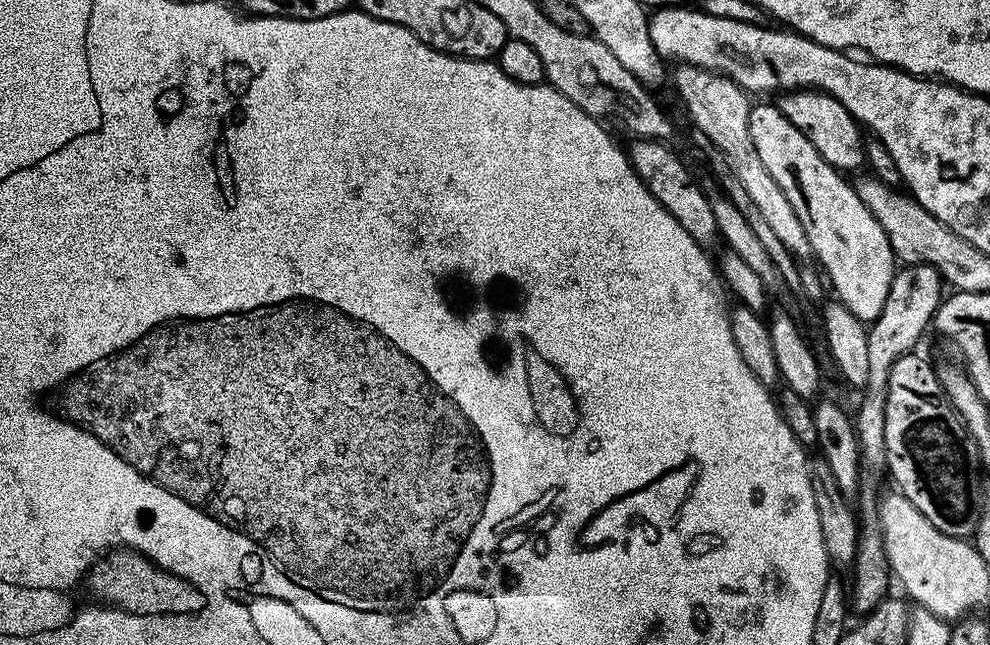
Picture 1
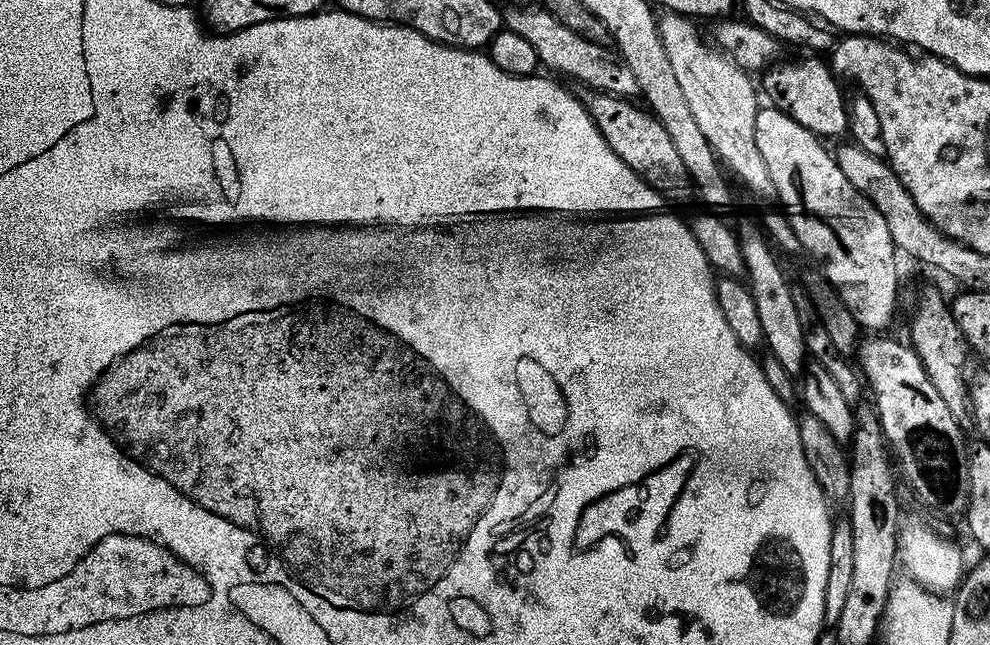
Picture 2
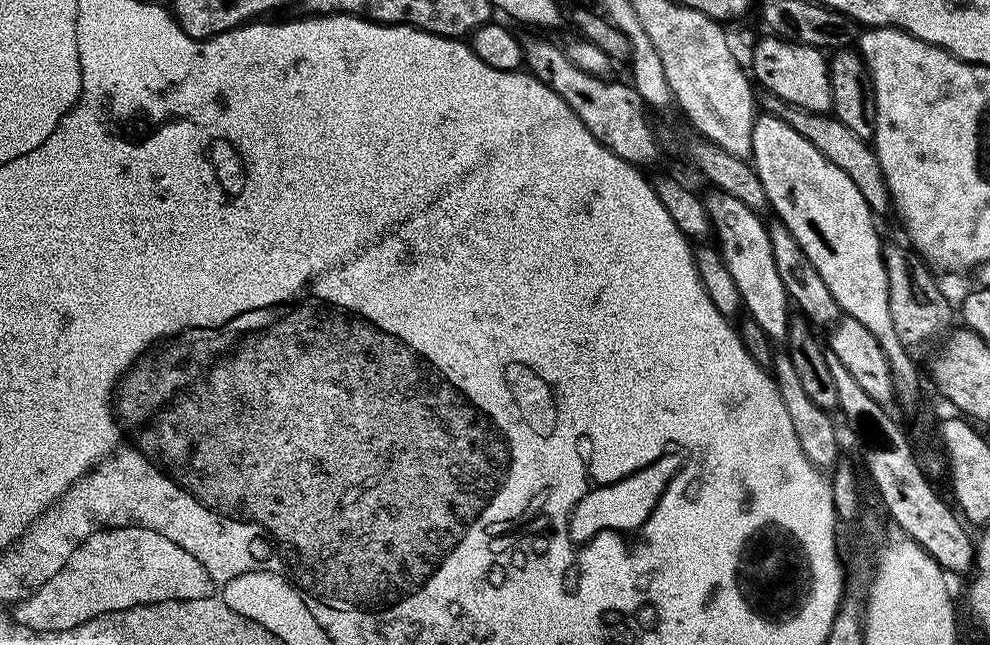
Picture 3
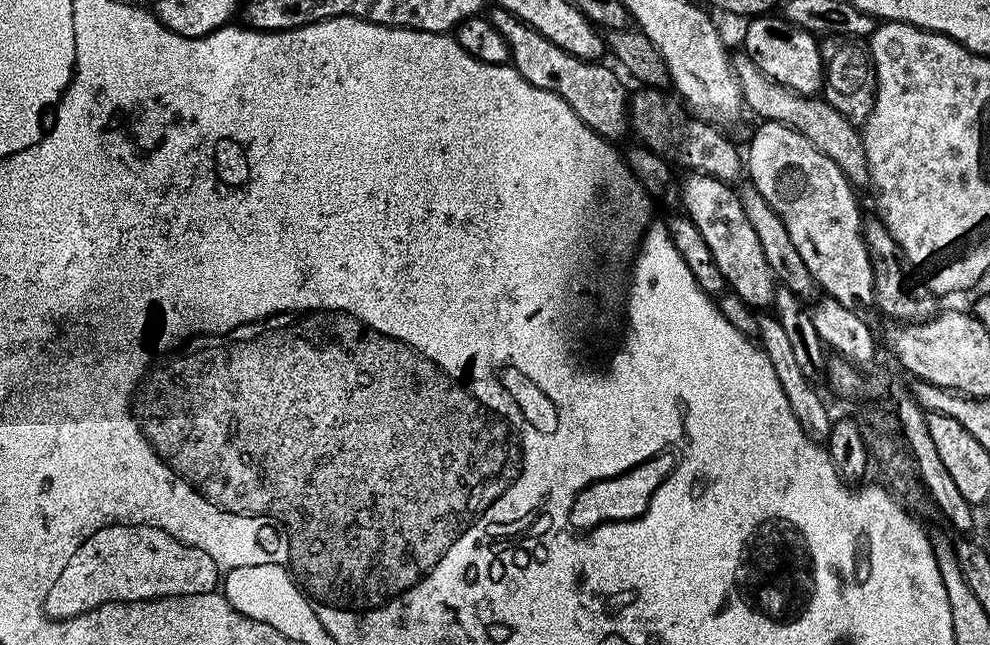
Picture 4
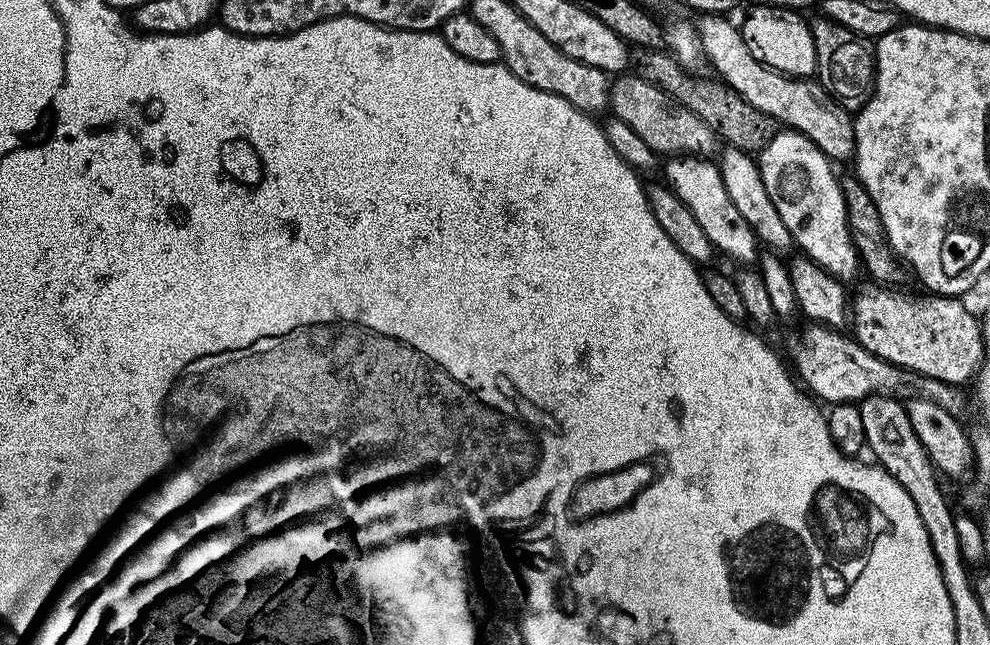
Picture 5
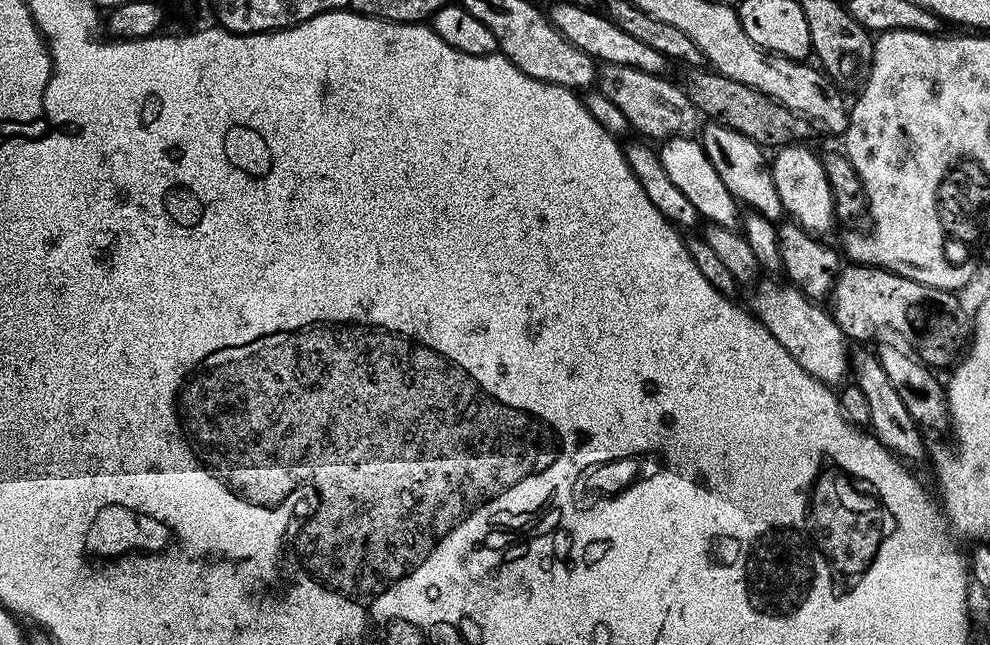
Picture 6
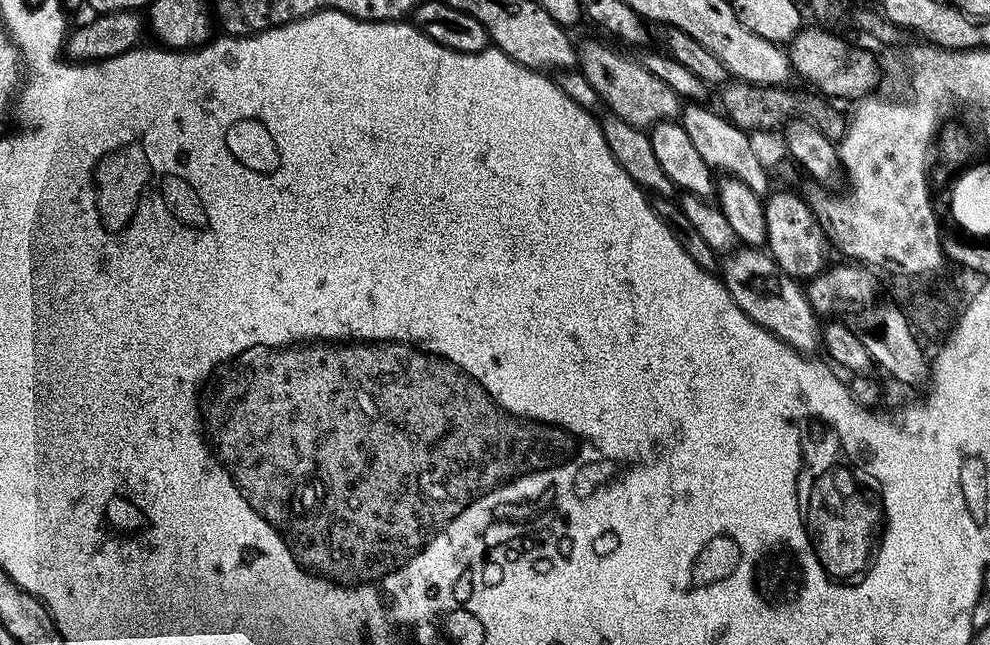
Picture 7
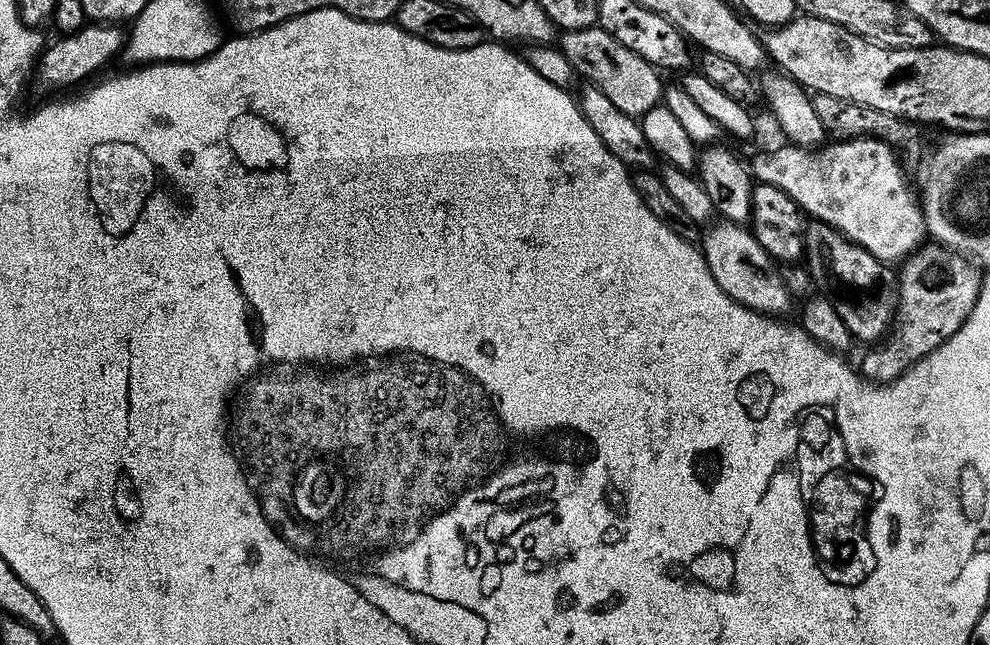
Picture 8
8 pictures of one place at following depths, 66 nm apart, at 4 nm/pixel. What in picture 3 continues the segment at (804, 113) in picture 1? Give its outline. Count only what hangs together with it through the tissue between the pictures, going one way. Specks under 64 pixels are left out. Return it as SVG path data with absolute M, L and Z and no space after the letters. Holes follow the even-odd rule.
M772 34L757 42L752 52L753 79L764 86L767 93L778 97L792 107L817 114L829 113L833 104L830 88L828 60L818 48Z

